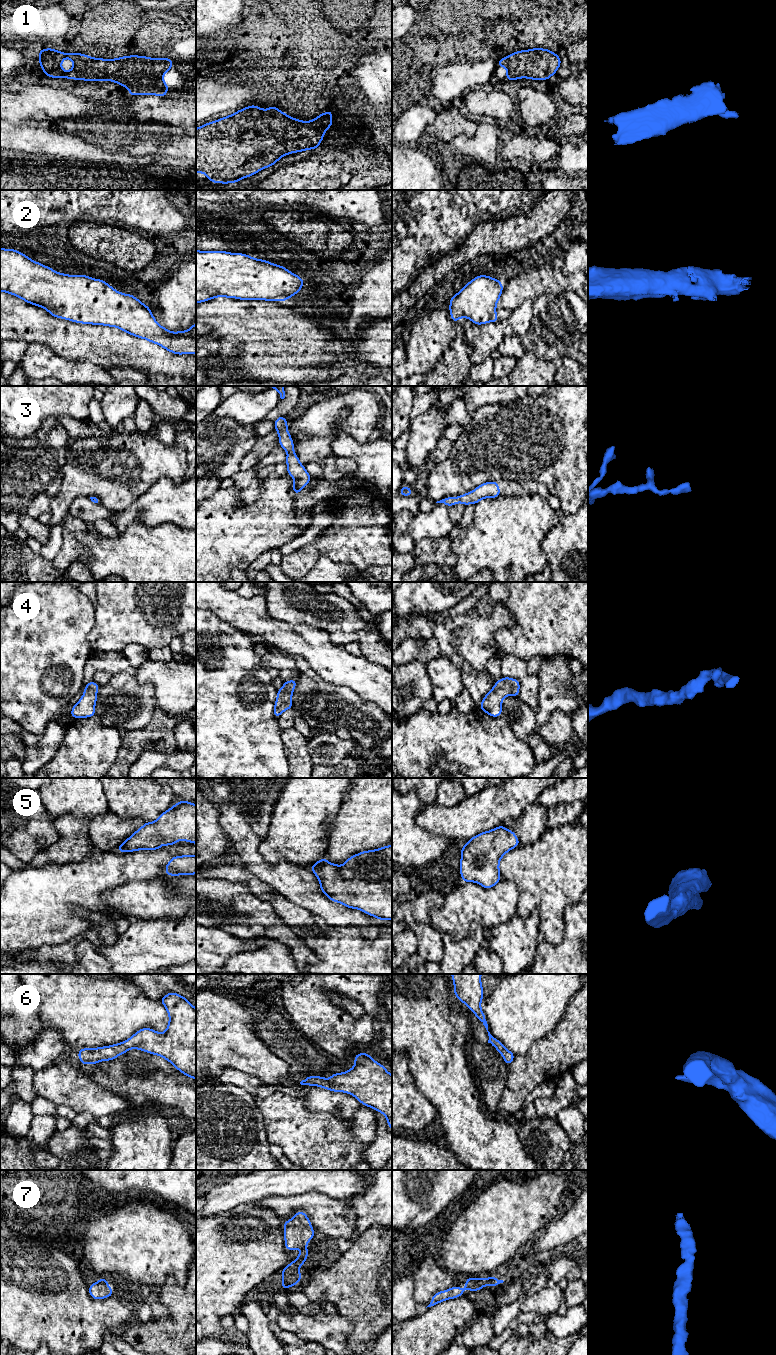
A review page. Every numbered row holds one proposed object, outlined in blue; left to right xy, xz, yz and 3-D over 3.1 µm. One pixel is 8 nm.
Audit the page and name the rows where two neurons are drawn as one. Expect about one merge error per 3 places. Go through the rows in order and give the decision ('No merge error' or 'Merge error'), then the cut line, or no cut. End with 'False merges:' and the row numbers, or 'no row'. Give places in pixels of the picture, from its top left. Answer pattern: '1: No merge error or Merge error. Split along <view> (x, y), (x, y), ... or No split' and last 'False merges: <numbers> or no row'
1: No merge error. No split
2: No merge error. No split
3: No merge error. No split
4: No merge error. No split
5: No merge error. No split
6: No merge error. No split
7: No merge error. No split
False merges: no row

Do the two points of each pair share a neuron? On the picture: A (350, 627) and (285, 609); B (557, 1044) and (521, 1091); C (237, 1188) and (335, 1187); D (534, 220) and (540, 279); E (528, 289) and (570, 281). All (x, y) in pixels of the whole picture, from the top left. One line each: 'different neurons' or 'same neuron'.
A: same neuron
B: same neuron
C: same neuron
D: different neurons
E: same neuron

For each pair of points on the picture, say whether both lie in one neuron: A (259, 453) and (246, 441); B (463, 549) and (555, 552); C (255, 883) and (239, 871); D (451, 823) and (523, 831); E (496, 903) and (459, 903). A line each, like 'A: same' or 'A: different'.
A: different
B: different
C: same
D: different
E: same

